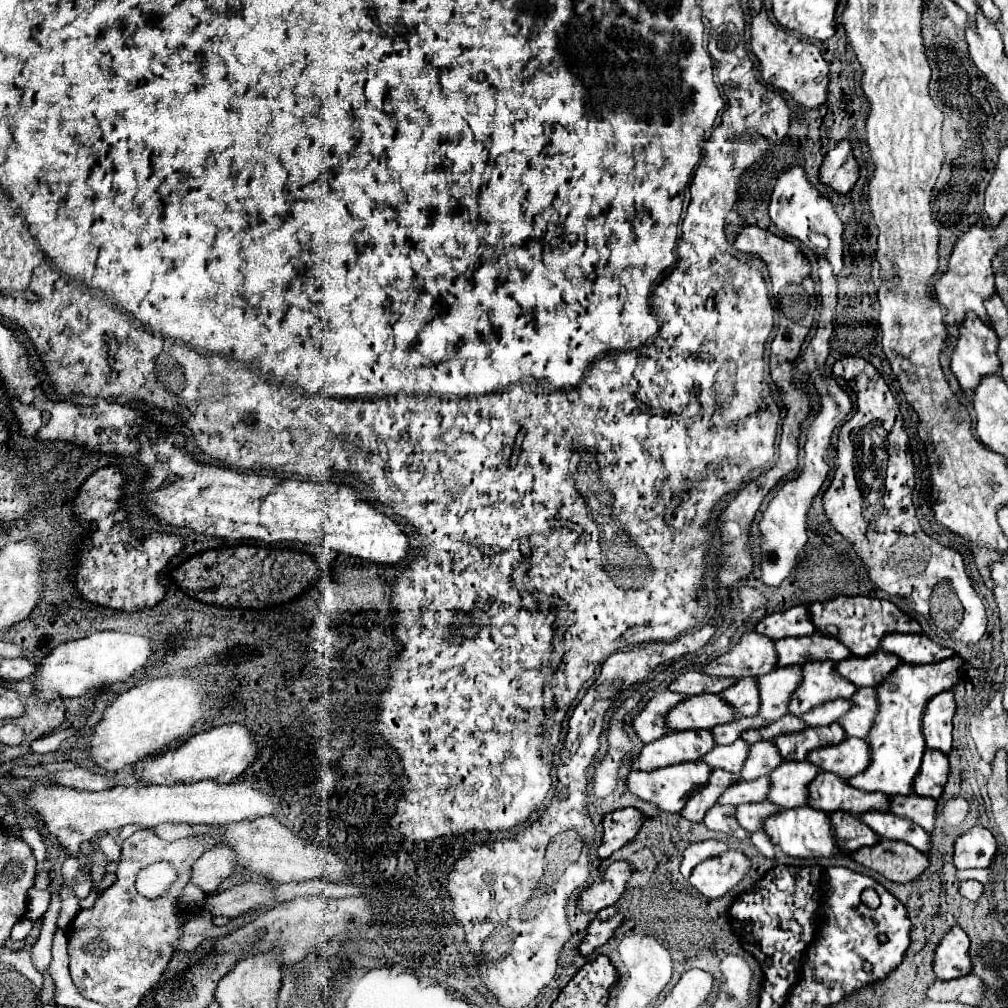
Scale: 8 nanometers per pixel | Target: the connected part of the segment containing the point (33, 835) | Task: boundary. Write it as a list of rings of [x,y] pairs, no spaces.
[[[35,829],[21,830],[23,840],[32,848],[36,857],[36,872],[39,873],[46,859],[44,839]]]

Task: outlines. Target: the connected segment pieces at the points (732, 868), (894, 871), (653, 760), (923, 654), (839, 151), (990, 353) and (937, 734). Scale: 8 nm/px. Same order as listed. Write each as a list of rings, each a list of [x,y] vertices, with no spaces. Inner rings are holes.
[[[728,849],[716,857],[710,857],[696,865],[690,875],[690,883],[708,899],[718,899],[726,891],[738,885],[746,875],[750,861],[740,851]]]
[[[880,839],[872,847],[862,847],[850,855],[856,863],[884,875],[888,881],[908,883],[926,869],[926,855],[902,841]]]
[[[670,731],[668,735],[644,745],[632,761],[632,769],[658,769],[678,765],[682,761],[698,761],[714,747],[710,731]]]
[[[910,633],[910,635],[886,635],[880,647],[886,653],[898,655],[904,663],[920,665],[920,663],[938,663],[938,661],[912,661],[912,659],[948,659],[954,653],[950,649],[942,649],[934,645],[924,633]]]
[[[840,141],[834,149],[830,149],[820,167],[820,181],[834,189],[836,193],[846,195],[858,179],[858,163],[854,159],[850,141]]]
[[[968,311],[964,315],[962,323],[958,325],[958,343],[954,347],[952,361],[950,361],[950,369],[956,375],[966,397],[972,397],[972,391],[974,391],[974,387],[978,387],[978,381],[982,379],[982,375],[998,373],[1000,363],[996,357],[996,349],[998,349],[998,339],[994,335],[994,329],[990,325],[986,325],[982,319],[978,319],[978,315]]]
[[[944,691],[934,695],[922,715],[922,733],[928,749],[950,753],[952,747],[952,717],[954,717],[954,693]]]

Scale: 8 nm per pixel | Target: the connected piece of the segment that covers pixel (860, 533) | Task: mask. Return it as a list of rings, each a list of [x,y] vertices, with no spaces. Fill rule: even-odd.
[[[842,357],[834,363],[832,375],[850,385],[856,395],[856,413],[840,427],[834,477],[822,497],[826,519],[852,543],[872,583],[888,595],[908,599],[926,619],[930,619],[930,595],[934,587],[948,583],[964,611],[960,625],[954,629],[956,641],[968,647],[978,645],[986,633],[986,609],[972,589],[962,555],[932,541],[918,525],[912,507],[912,491],[916,485],[914,463],[894,395],[882,375],[860,357]]]

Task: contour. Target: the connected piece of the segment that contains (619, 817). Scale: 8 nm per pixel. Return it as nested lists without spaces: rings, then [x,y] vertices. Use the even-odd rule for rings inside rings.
[[[620,809],[604,815],[602,819],[604,835],[602,835],[602,845],[598,847],[598,857],[606,859],[616,849],[632,841],[638,831],[638,823],[642,823],[642,815],[640,811],[634,811],[634,809]]]

